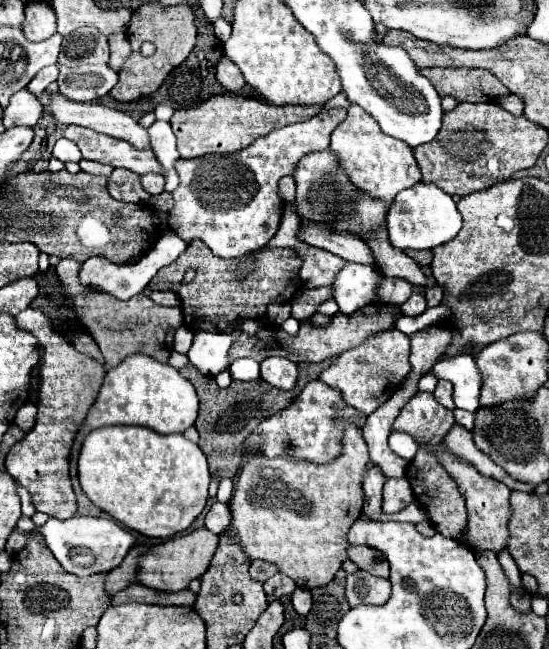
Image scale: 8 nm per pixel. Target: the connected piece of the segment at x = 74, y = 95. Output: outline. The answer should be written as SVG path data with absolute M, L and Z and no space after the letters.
M104 64L76 66L66 68L60 66L58 76L58 92L74 102L94 102L104 98L118 82L118 72Z

